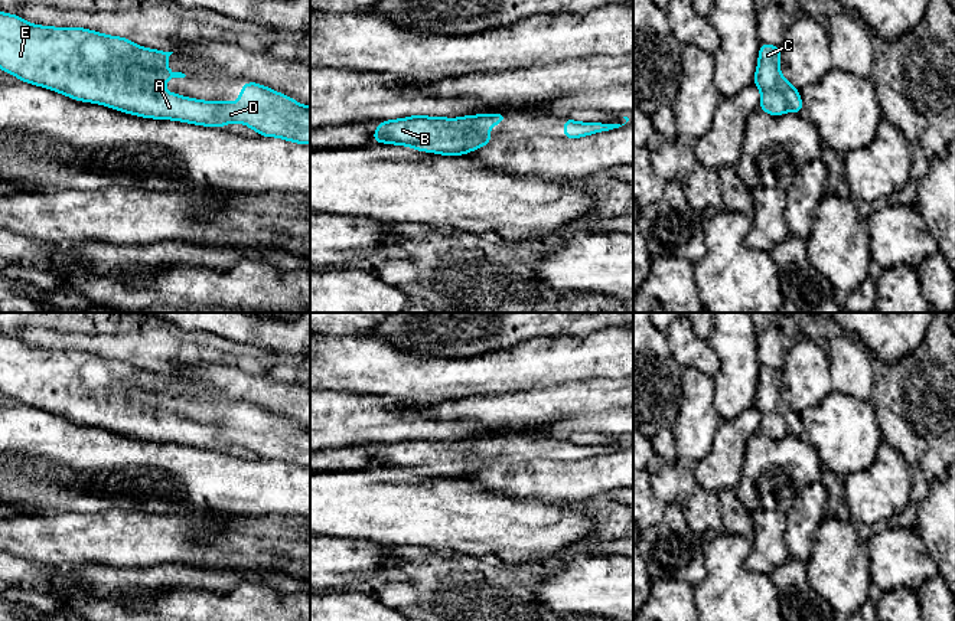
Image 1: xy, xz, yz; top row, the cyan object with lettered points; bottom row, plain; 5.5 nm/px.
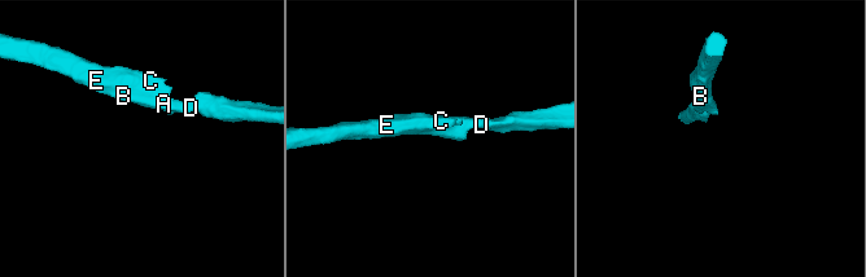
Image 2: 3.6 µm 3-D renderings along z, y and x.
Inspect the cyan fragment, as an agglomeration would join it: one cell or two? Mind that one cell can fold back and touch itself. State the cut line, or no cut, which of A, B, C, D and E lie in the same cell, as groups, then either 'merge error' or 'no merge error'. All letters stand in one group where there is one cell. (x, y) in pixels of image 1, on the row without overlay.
no cut | A B C D E | no merge error

